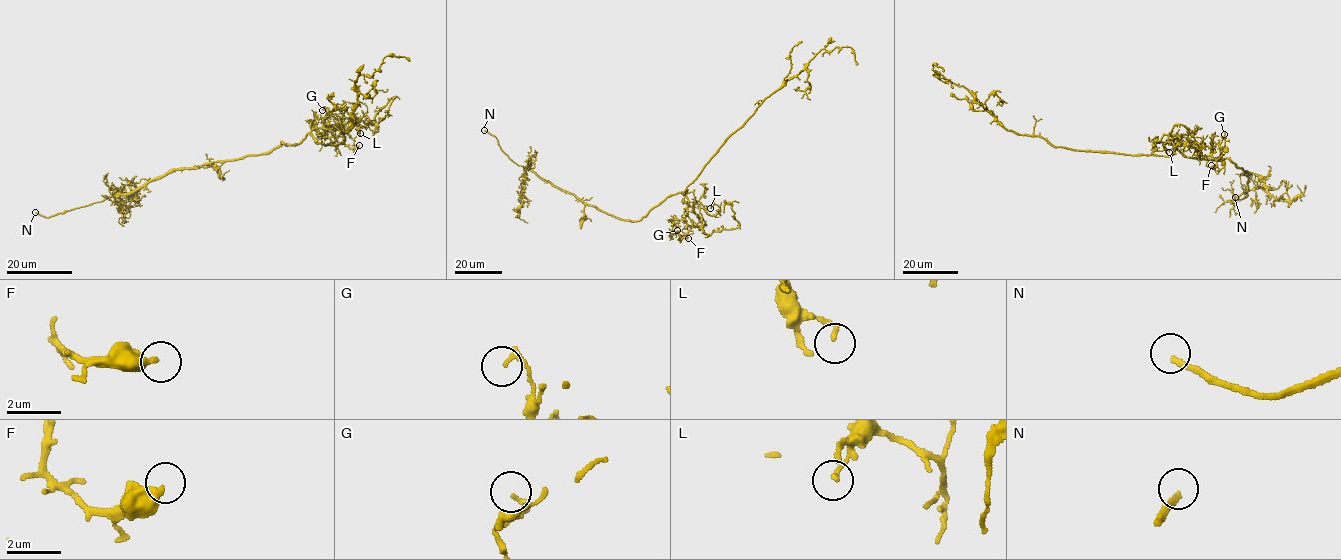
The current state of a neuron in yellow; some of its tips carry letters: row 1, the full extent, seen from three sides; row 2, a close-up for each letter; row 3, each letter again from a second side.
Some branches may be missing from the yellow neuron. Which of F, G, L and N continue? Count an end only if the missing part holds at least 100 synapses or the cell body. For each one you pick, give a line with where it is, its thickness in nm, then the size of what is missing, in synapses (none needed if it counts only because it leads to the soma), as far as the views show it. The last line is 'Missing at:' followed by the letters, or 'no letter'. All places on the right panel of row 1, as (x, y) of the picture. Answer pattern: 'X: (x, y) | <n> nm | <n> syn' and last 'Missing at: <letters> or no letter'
N: (1235, 197) | 220 nm
Missing at: N

